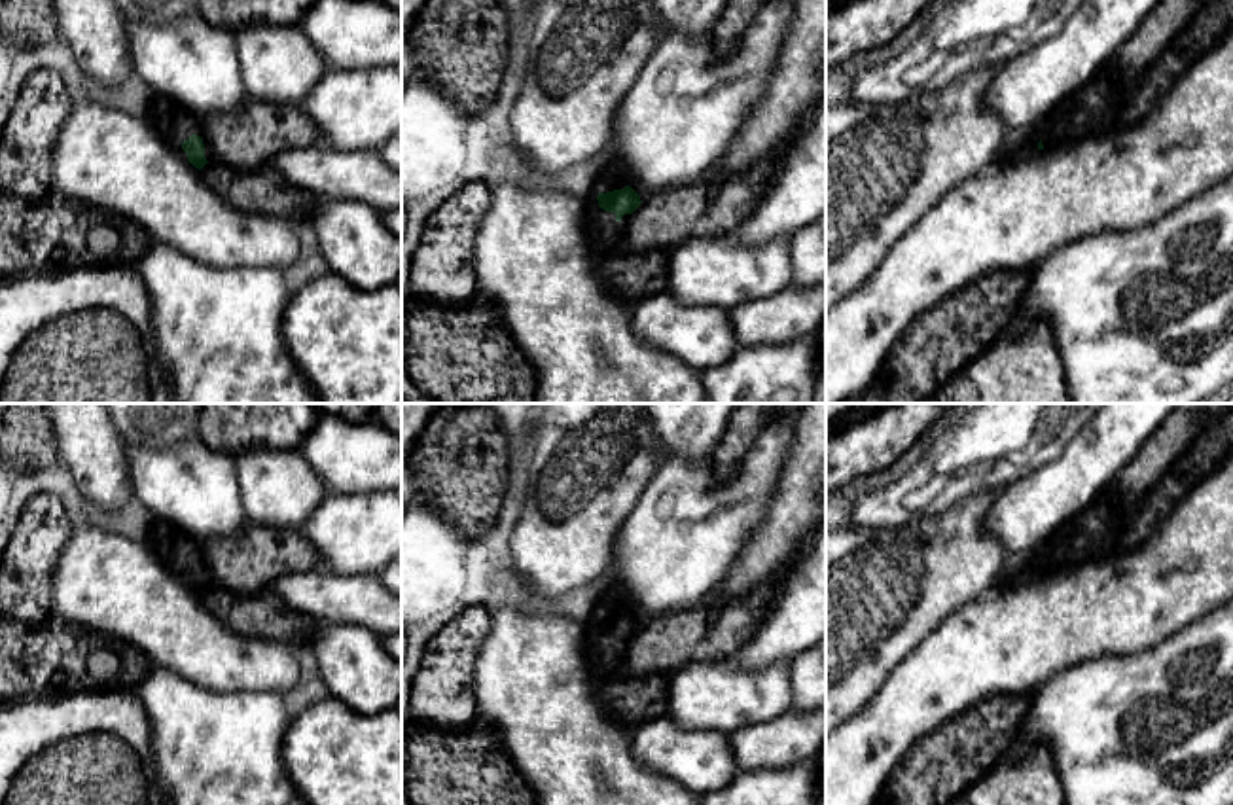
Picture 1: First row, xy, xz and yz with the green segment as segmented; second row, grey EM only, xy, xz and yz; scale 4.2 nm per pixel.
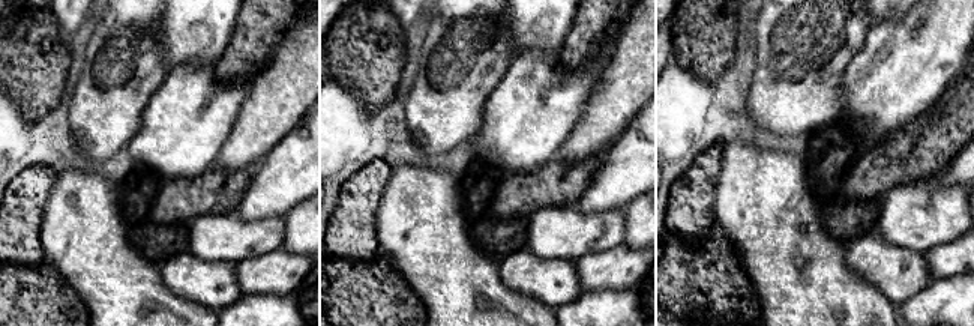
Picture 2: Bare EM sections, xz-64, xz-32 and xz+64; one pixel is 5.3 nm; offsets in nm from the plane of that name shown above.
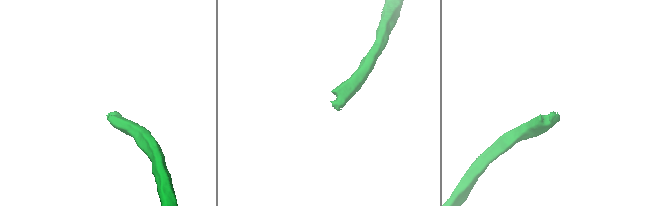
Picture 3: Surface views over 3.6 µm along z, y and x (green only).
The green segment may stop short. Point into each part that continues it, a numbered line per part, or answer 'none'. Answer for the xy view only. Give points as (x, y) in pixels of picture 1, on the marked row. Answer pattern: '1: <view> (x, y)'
1: xy (175, 124)

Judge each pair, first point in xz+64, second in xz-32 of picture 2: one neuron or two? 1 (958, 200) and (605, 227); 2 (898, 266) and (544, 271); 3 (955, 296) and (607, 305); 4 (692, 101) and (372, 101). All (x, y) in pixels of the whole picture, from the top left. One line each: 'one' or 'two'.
1: one
2: one
3: one
4: two

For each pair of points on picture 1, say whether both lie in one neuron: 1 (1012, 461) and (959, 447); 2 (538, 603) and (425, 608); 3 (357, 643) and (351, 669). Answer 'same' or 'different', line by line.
1: same
2: same
3: same

